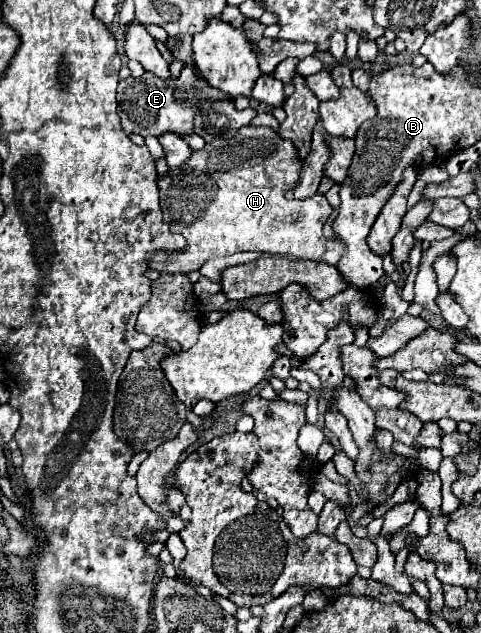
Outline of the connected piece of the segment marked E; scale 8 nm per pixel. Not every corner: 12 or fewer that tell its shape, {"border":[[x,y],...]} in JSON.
{"border":[[186,65],[180,77],[122,79],[122,129],[194,133],[206,97],[226,97]]}

